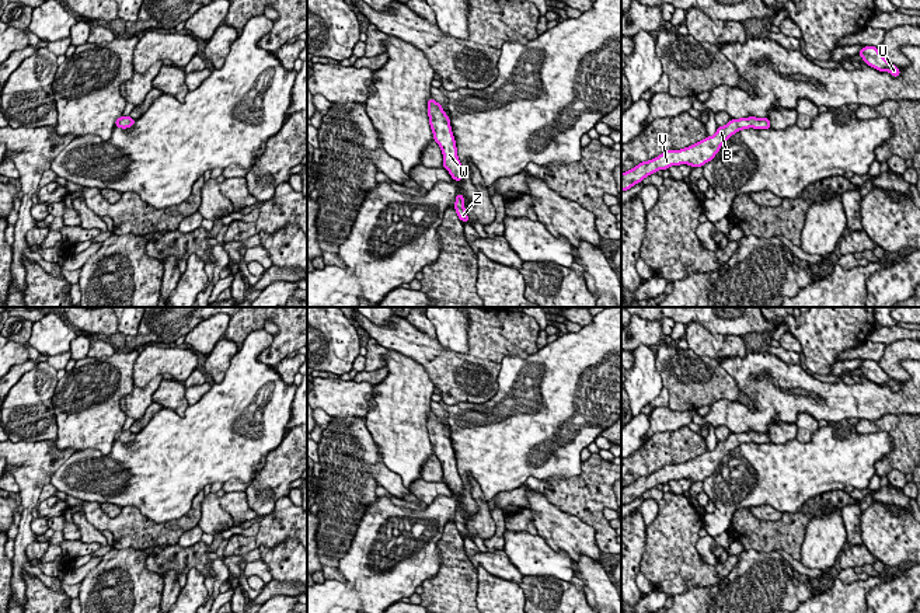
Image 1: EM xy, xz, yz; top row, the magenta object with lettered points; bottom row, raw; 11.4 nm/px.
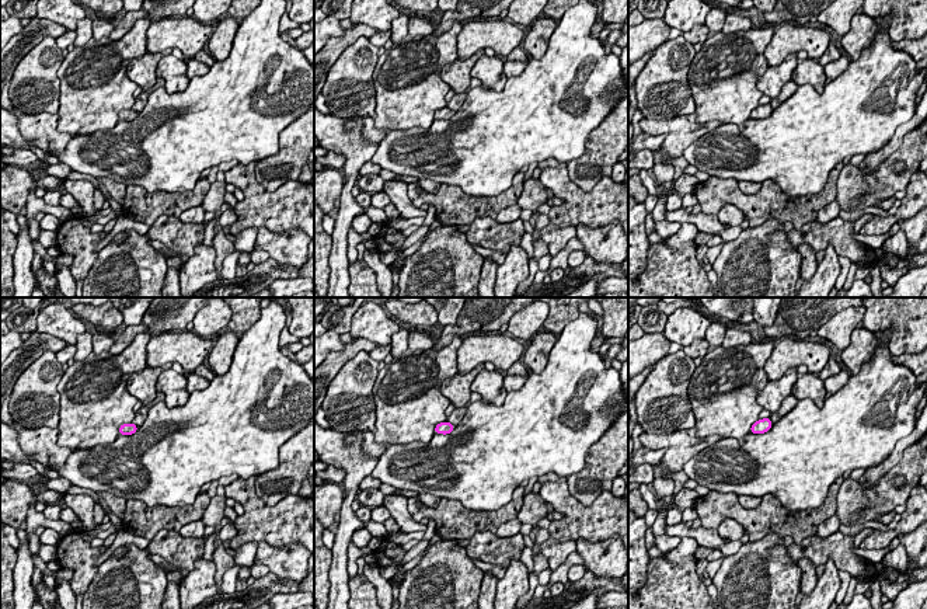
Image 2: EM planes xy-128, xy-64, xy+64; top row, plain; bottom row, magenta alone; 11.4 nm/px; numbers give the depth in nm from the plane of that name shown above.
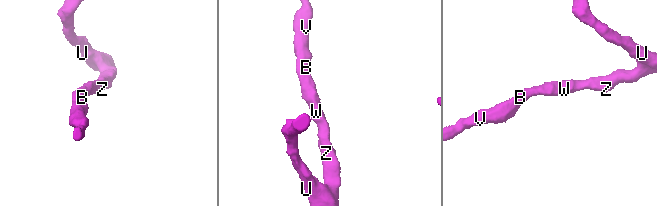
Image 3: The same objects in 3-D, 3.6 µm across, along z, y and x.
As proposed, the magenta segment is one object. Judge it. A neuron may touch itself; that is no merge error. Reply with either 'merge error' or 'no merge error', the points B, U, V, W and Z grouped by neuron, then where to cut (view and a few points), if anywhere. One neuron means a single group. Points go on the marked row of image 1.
no merge error; groups B U V W Z; cut none

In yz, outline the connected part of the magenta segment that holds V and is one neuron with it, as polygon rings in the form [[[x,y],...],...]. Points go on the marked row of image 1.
[[[756,116],[731,119],[725,126],[718,126],[714,136],[707,136],[686,149],[666,150],[649,161],[642,161],[632,170],[621,174],[621,191],[630,189],[645,177],[655,174],[658,170],[668,170],[670,166],[689,164],[693,168],[703,167],[715,157],[724,142],[738,130],[749,128],[759,130],[771,129],[770,119]]]

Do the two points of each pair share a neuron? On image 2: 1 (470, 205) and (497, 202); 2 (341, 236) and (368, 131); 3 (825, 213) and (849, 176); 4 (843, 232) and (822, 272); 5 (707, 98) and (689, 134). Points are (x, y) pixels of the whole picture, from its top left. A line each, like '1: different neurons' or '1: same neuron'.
1: same neuron
2: different neurons
3: different neurons
4: different neurons
5: different neurons

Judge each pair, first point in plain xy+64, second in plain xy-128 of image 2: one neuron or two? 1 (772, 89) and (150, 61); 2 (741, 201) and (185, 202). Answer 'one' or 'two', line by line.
1: one
2: one

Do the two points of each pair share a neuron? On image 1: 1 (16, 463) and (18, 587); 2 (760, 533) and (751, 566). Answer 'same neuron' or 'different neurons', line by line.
1: same neuron
2: different neurons

